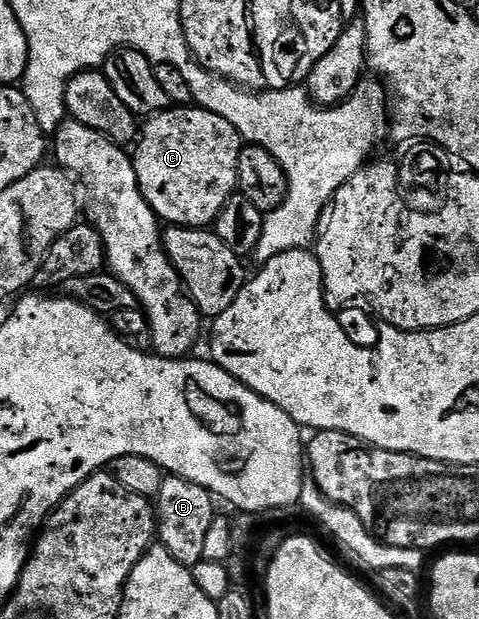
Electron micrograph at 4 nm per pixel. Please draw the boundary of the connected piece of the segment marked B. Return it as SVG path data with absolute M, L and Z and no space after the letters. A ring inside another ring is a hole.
M167 474L164 485L160 485L160 493L156 500L156 539L180 565L193 568L204 559L204 540L208 528L216 518L214 511L215 496L187 479L178 475Z

